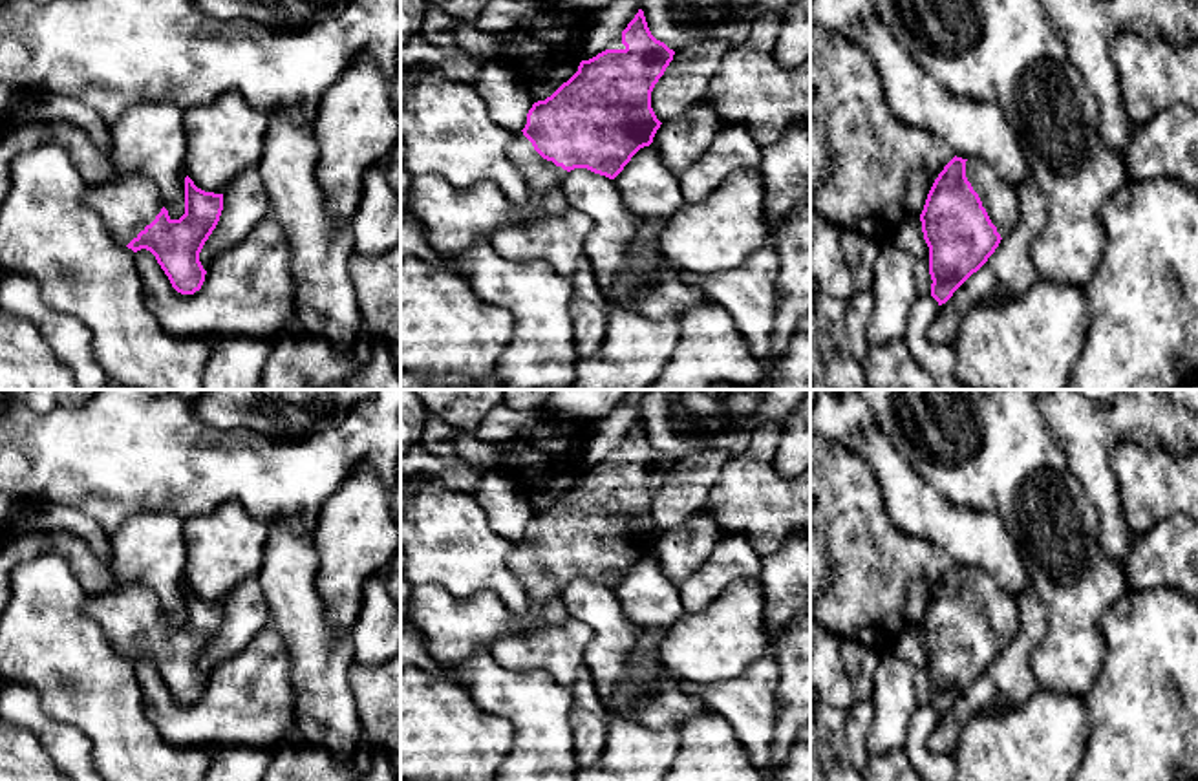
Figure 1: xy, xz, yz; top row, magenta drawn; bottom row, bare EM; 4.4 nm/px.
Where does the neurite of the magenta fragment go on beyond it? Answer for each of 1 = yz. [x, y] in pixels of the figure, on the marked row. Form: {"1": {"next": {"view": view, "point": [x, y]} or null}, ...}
{"1": {"next": {"view": "yz", "point": [1001, 200]}}}

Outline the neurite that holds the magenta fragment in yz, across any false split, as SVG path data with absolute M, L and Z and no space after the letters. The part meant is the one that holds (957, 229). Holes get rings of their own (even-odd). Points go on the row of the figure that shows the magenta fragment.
M953 157L920 214L929 247L931 296L938 305L977 273L1019 225L1019 192L989 166Z

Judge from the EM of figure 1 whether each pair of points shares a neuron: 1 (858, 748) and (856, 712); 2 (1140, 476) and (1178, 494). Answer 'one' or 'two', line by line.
1: one
2: one

